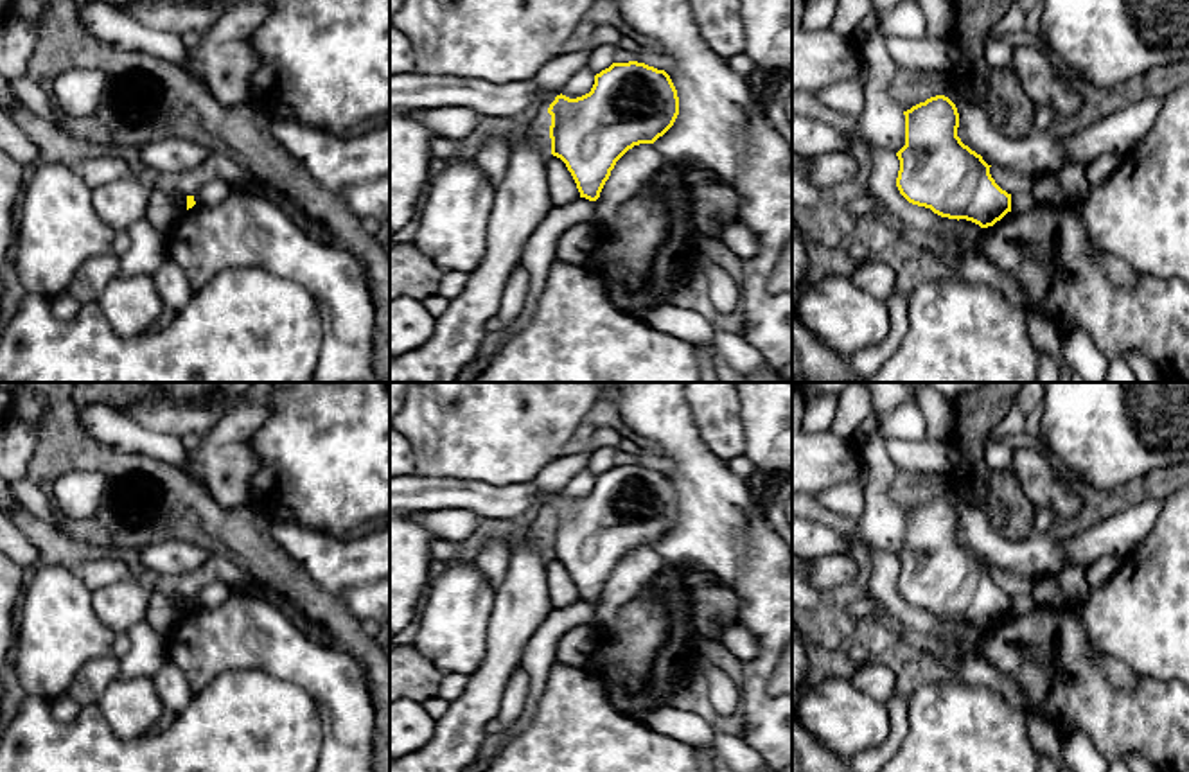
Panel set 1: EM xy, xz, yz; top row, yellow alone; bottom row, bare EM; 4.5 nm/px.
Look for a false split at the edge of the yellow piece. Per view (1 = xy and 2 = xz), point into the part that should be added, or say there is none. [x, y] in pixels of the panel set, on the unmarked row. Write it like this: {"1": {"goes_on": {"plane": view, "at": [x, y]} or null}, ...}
{"1": {"goes_on": null}, "2": {"goes_on": {"plane": "xz", "at": [412, 494]}}}

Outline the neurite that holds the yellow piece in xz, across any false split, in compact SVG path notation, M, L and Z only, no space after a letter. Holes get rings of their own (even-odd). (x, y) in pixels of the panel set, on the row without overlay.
M612 465L594 478L589 496L569 501L560 492L542 492L533 481L494 487L476 481L456 481L435 476L392 476L390 512L469 510L487 524L510 522L526 510L539 510L551 517L551 557L560 560L571 575L580 600L596 603L616 564L634 548L654 546L679 517L677 492L665 472L645 465Z

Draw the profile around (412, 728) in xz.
M399 698L390 704L390 759L422 749L435 734L436 722L417 700Z

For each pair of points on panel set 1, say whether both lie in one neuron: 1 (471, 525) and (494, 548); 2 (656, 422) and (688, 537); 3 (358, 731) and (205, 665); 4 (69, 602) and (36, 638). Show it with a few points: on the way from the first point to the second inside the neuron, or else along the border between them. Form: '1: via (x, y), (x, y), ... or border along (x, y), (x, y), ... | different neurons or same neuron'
1: border along (485, 525), (476, 535) | different neurons
2: via (685, 451), (695, 469), (695, 508) | same neuron
3: via (325, 692), (288, 654), (245, 654) | same neuron
4: via (60, 611), (45, 629) | same neuron

